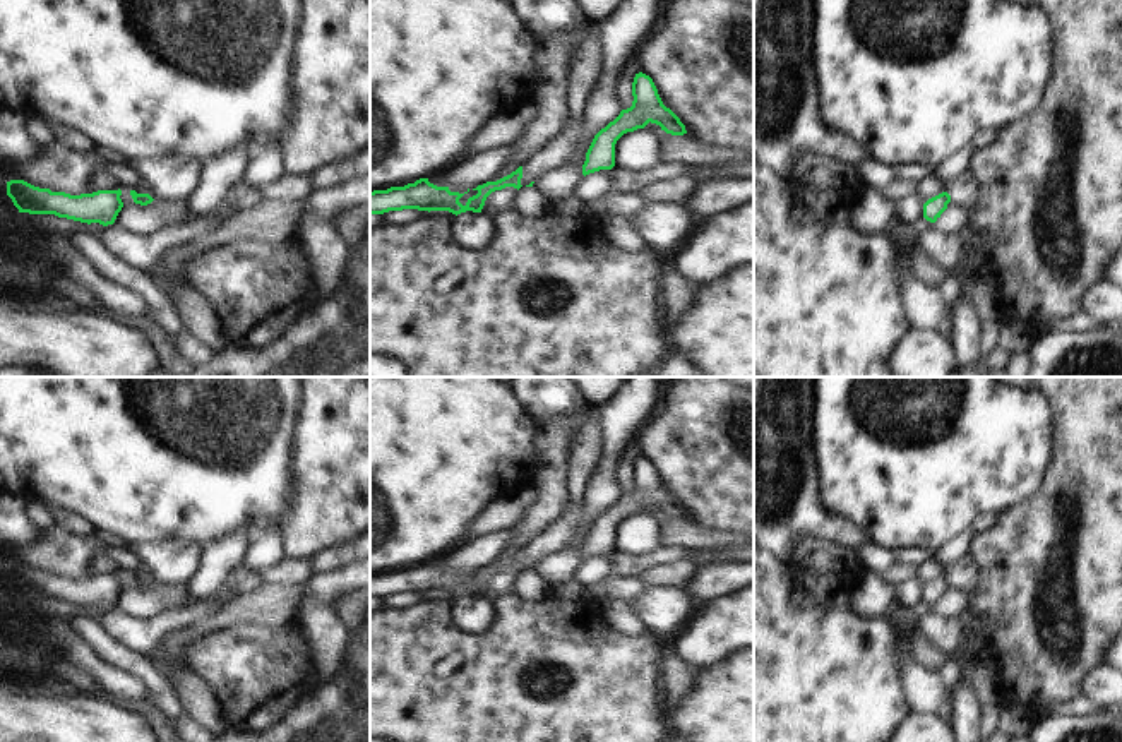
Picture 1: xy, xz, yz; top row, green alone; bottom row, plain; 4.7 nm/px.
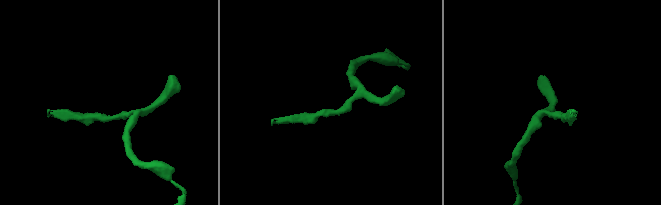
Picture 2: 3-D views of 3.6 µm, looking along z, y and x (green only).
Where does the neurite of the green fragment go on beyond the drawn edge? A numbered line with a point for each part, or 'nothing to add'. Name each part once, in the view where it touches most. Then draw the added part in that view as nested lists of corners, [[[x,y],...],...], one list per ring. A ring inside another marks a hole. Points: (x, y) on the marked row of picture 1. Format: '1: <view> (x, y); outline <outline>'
nothing to add

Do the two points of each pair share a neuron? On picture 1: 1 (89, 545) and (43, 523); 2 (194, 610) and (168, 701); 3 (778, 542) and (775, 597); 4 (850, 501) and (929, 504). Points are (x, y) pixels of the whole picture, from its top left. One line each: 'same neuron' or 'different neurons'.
1: different neurons
2: different neurons
3: different neurons
4: same neuron

